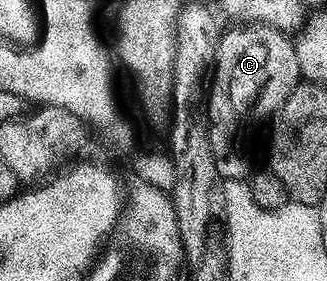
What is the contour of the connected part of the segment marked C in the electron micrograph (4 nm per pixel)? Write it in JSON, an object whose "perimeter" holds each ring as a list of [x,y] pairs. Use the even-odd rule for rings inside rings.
{"perimeter":[[[239,25],[235,29],[235,31],[227,32],[222,39],[216,40],[215,58],[211,64],[213,84],[209,87],[207,124],[210,151],[214,157],[215,169],[222,180],[245,179],[250,174],[249,151],[245,148],[244,141],[241,140],[241,134],[252,123],[272,117],[281,108],[283,101],[287,101],[290,93],[297,88],[298,83],[302,82],[296,46],[284,32],[260,25]]]}

